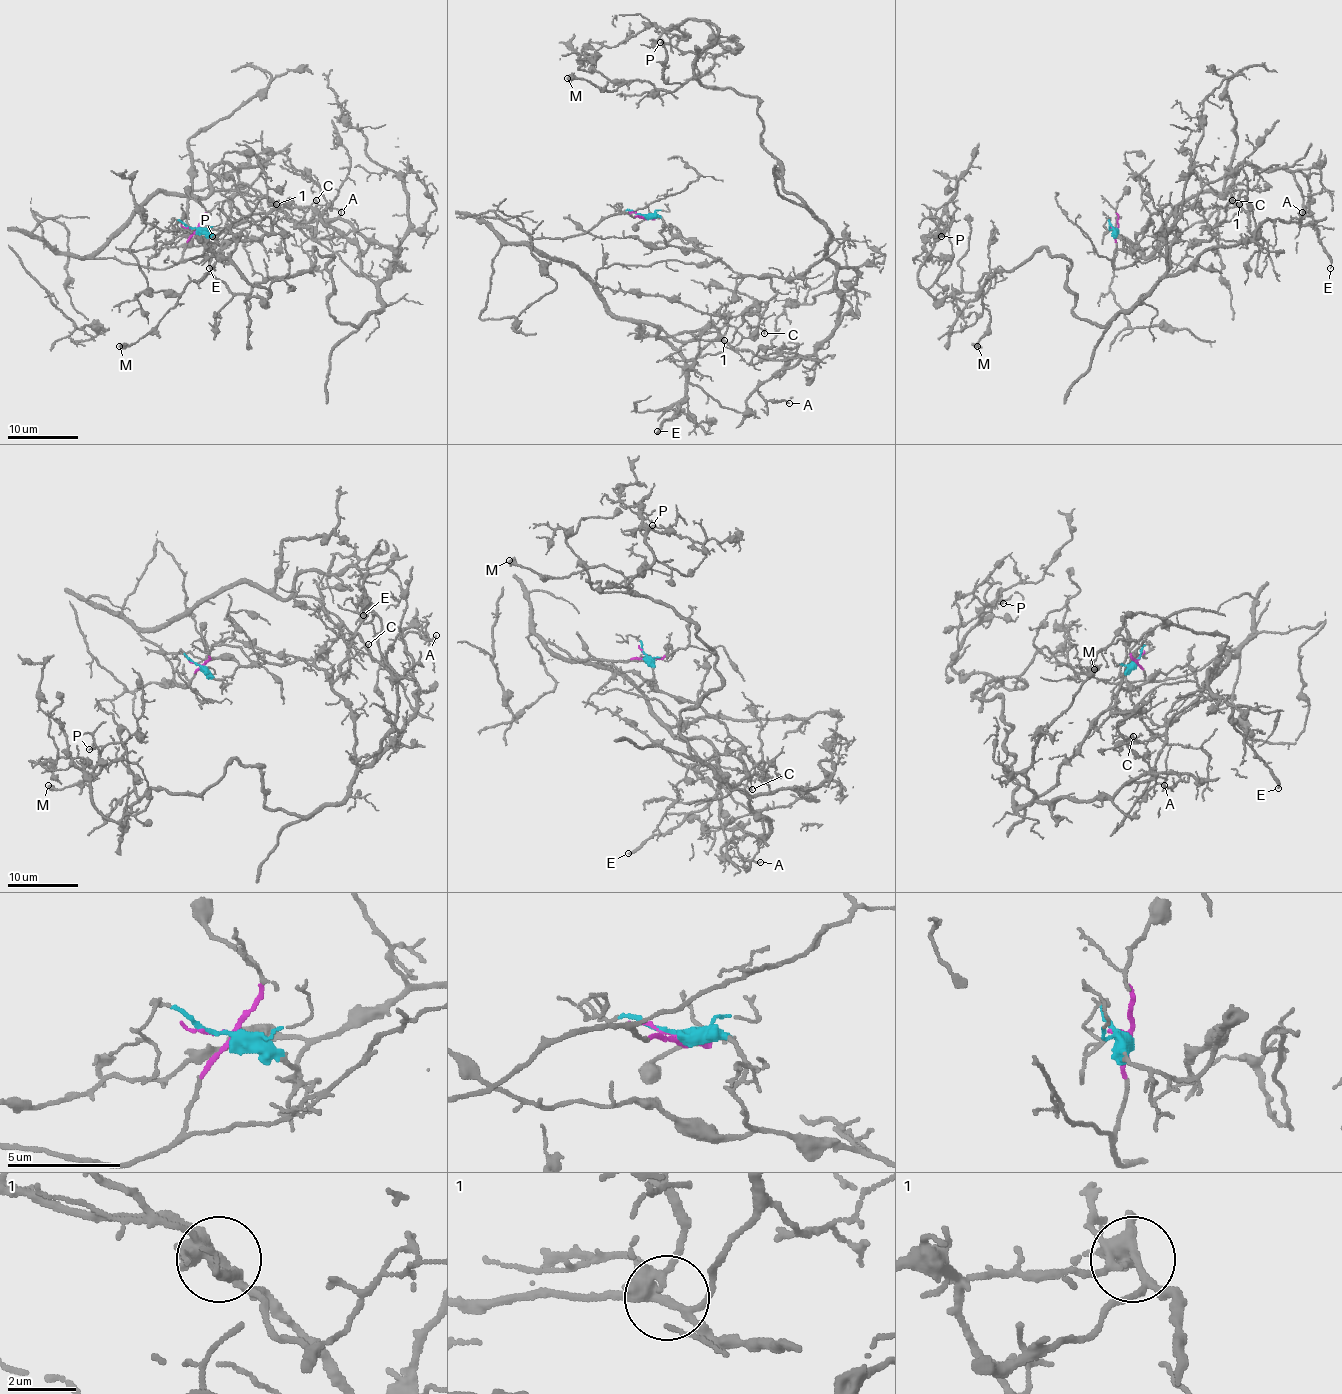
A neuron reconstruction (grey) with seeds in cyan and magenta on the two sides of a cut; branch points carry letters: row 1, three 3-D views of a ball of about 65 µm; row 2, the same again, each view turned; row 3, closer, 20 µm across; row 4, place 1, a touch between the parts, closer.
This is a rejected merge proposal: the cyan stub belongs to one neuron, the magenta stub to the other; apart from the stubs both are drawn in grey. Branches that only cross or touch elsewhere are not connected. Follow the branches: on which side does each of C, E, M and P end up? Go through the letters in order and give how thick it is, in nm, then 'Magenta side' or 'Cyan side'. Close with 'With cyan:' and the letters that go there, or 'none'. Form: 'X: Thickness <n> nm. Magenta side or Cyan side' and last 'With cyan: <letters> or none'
C: Thickness 220 nm. Magenta side
E: Thickness 190 nm. Magenta side
M: Thickness 500 nm. Cyan side
P: Thickness 120 nm. Cyan side
With cyan: M, P

